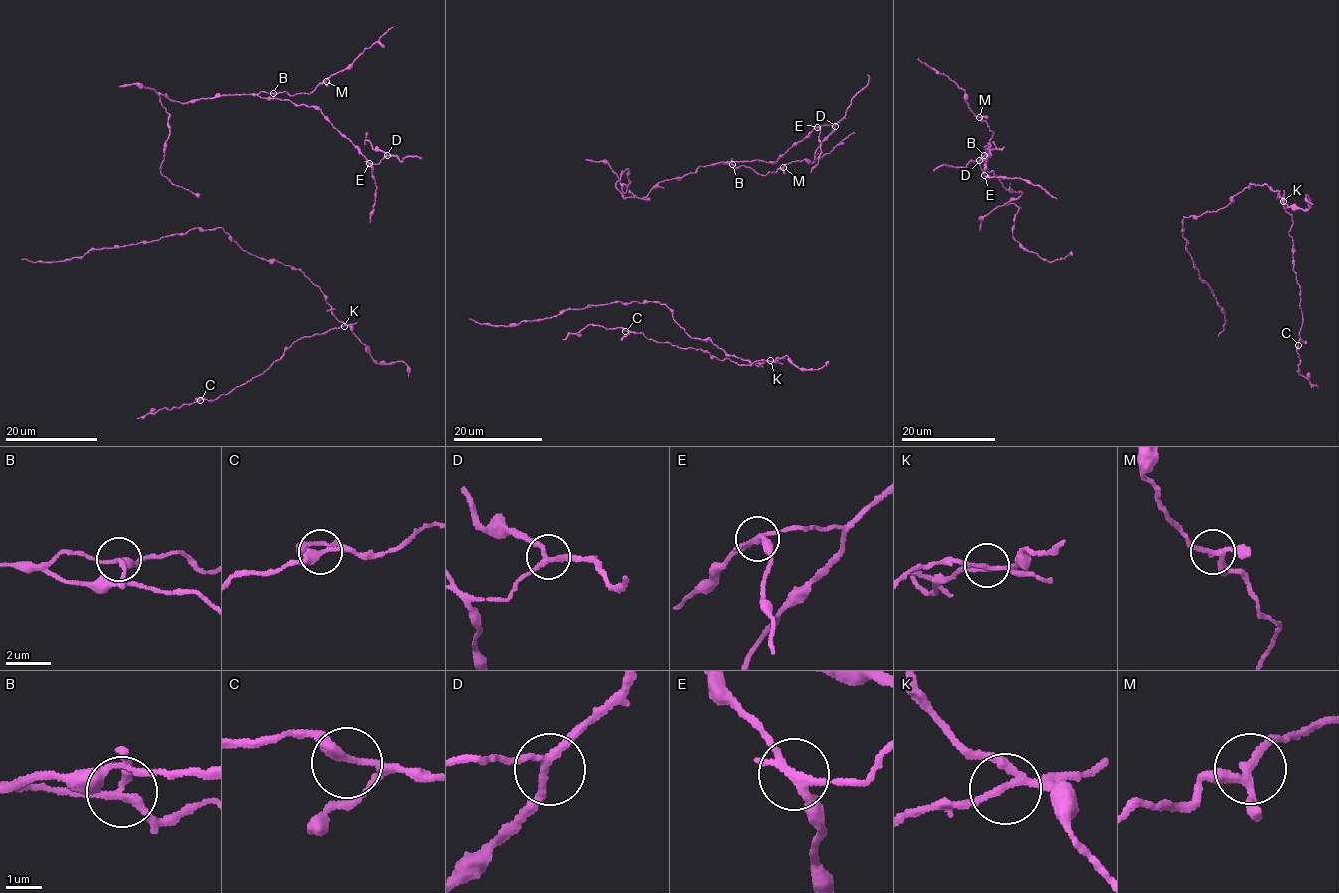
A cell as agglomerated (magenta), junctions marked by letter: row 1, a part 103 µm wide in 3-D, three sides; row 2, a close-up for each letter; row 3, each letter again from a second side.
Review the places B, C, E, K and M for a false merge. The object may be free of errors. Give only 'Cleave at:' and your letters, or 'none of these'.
Cleave at: E

